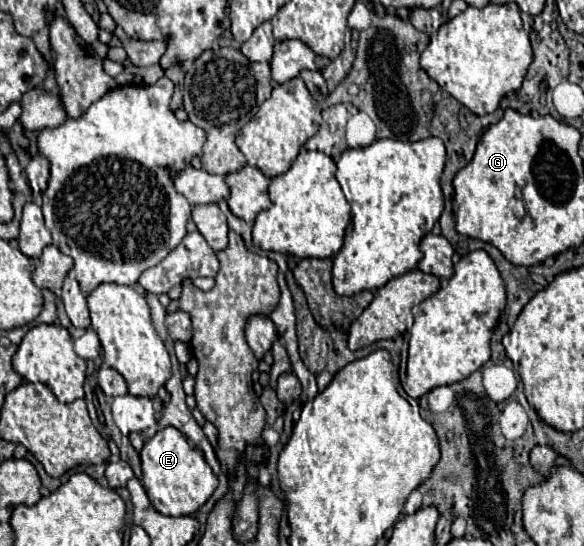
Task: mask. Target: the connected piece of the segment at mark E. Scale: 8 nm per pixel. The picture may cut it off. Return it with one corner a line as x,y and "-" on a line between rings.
165,427
157,431
139,453
143,465
143,487
153,503
153,507
163,515
191,515
195,513
215,491
217,477
207,465
199,449
191,447
185,435
175,427

